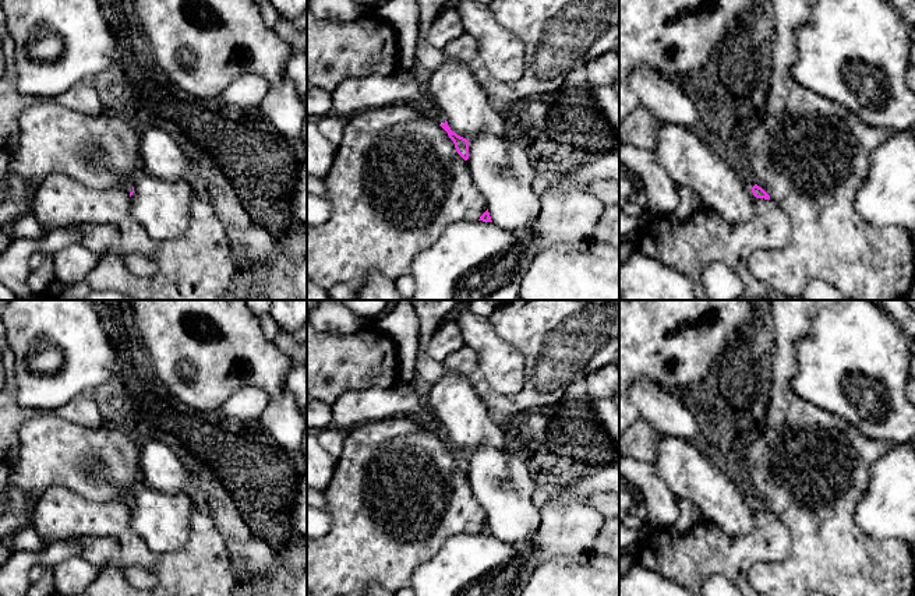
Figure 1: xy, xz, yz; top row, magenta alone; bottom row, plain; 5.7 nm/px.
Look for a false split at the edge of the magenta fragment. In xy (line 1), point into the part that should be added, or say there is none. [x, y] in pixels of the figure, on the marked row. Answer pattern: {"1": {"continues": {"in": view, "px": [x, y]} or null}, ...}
{"1": {"continues": {"in": "xy", "px": [127, 186]}}}

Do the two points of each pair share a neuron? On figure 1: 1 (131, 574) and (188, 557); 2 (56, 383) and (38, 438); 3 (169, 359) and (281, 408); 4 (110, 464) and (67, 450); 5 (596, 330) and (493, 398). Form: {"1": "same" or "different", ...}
{"1": "different", "2": "different", "3": "different", "4": "same", "5": "same"}

